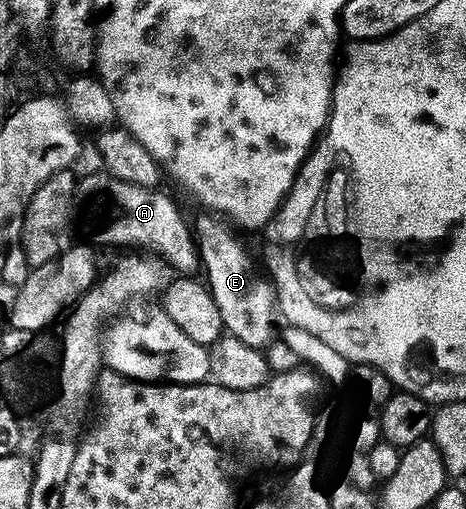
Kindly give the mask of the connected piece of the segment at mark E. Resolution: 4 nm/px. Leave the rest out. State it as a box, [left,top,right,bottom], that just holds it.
[194,211,278,349]

